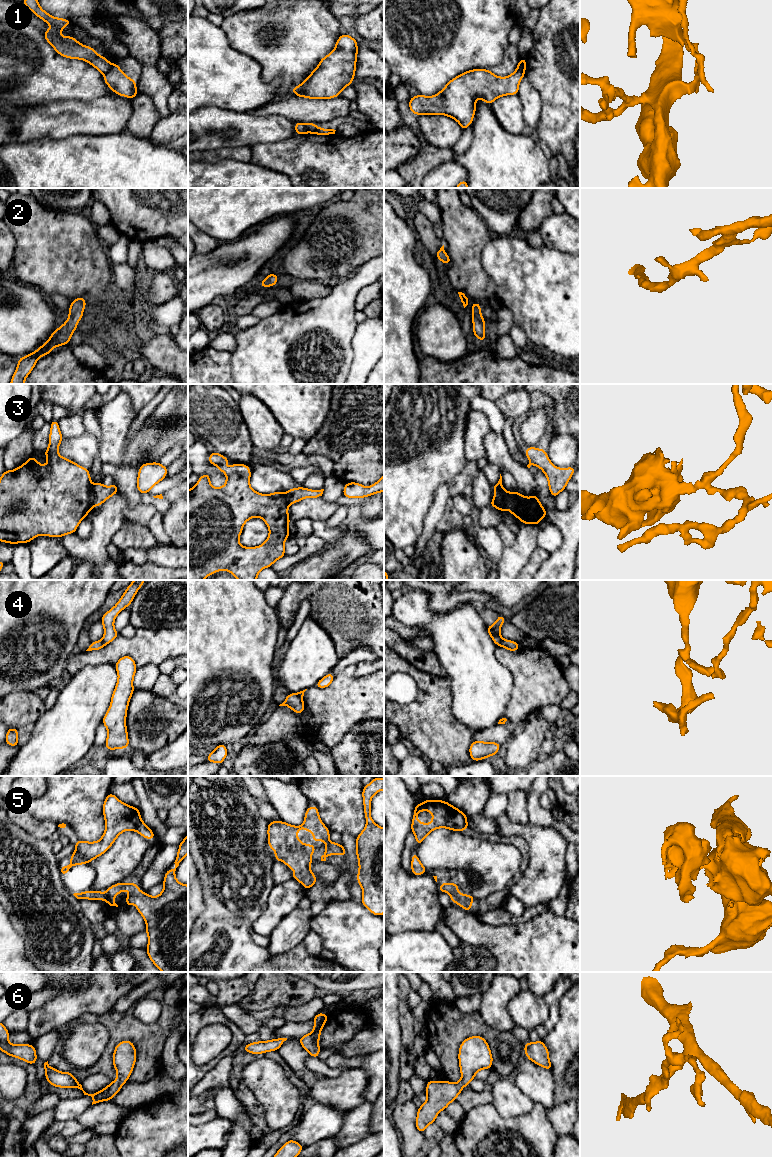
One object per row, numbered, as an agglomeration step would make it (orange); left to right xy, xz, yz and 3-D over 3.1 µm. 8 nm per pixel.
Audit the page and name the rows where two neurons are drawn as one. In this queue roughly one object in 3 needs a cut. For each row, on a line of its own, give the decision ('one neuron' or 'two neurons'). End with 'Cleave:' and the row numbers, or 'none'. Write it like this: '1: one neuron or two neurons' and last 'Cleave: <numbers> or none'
1: two neurons
2: one neuron
3: two neurons
4: two neurons
5: one neuron
6: one neuron
Cleave: 1, 3, 4

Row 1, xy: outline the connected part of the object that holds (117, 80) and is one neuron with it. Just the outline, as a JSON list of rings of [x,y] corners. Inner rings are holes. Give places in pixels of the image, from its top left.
[[[115,63],[111,70],[104,74],[104,82],[110,87],[110,90],[116,92],[119,96],[125,96],[133,99],[138,91],[136,89],[136,81],[128,78],[124,72]]]

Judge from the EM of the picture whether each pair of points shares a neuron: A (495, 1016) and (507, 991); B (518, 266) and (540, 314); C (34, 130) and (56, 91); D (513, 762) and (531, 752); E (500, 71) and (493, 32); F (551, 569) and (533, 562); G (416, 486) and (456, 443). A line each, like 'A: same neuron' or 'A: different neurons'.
A: same neuron
B: same neuron
C: different neurons
D: same neuron
E: different neurons
F: different neurons
G: same neuron

